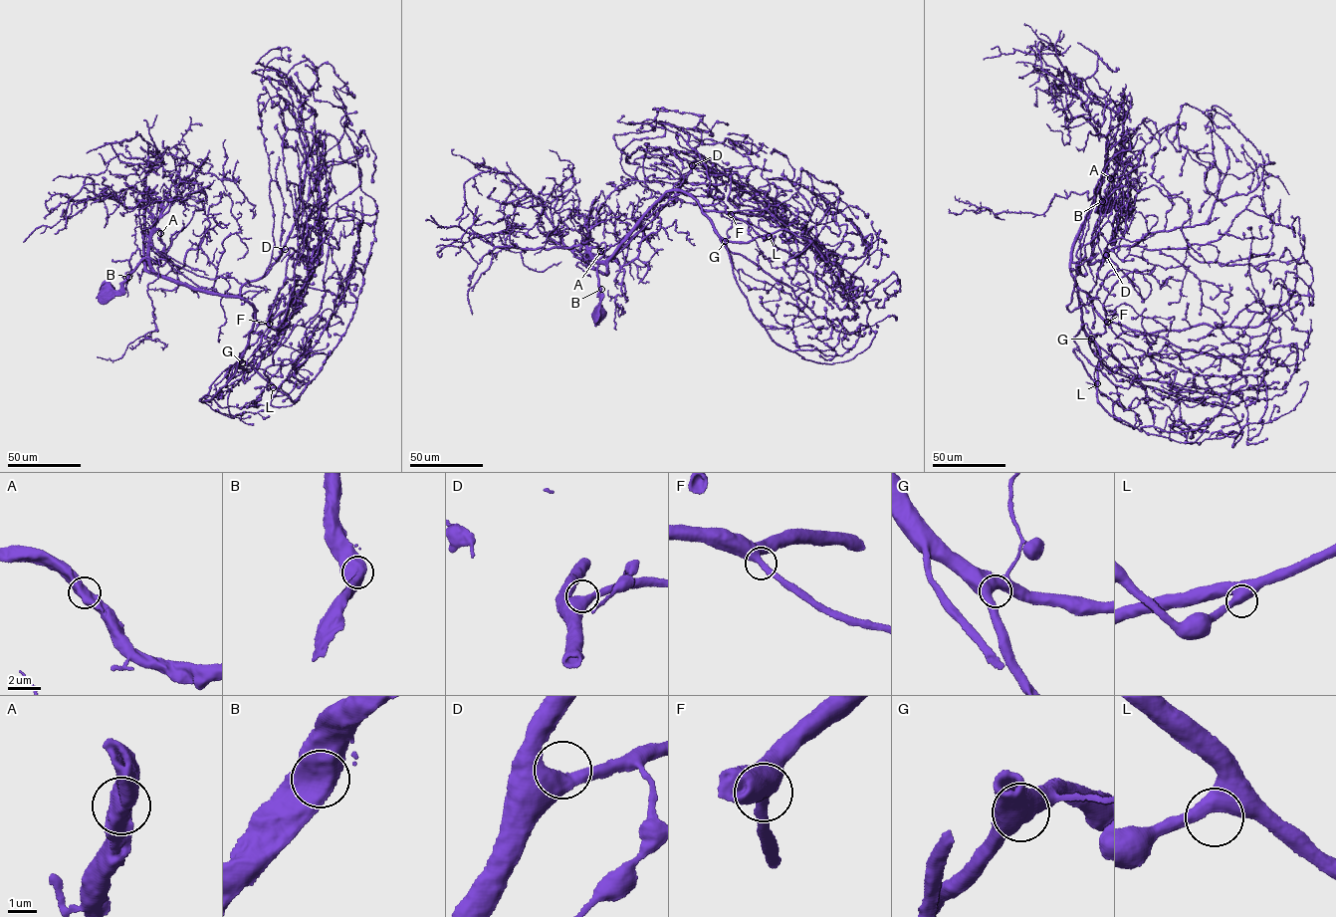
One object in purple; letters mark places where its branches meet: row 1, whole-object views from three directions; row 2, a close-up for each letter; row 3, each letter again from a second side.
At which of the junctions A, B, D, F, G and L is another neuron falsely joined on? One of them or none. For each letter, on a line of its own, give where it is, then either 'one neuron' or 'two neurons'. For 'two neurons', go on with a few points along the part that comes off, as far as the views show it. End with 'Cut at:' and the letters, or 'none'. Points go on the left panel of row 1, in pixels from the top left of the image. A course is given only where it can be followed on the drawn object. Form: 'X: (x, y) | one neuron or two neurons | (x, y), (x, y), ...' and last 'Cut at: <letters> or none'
A: (160, 233) | one neuron
B: (128, 277) | one neuron
D: (285, 249) | one neuron
F: (269, 324) | one neuron
G: (242, 362) | one neuron
L: (273, 387) | one neuron
Cut at: none

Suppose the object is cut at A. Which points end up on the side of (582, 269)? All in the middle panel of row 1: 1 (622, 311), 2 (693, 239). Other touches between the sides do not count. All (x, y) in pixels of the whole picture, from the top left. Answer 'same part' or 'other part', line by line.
1: other part
2: other part

